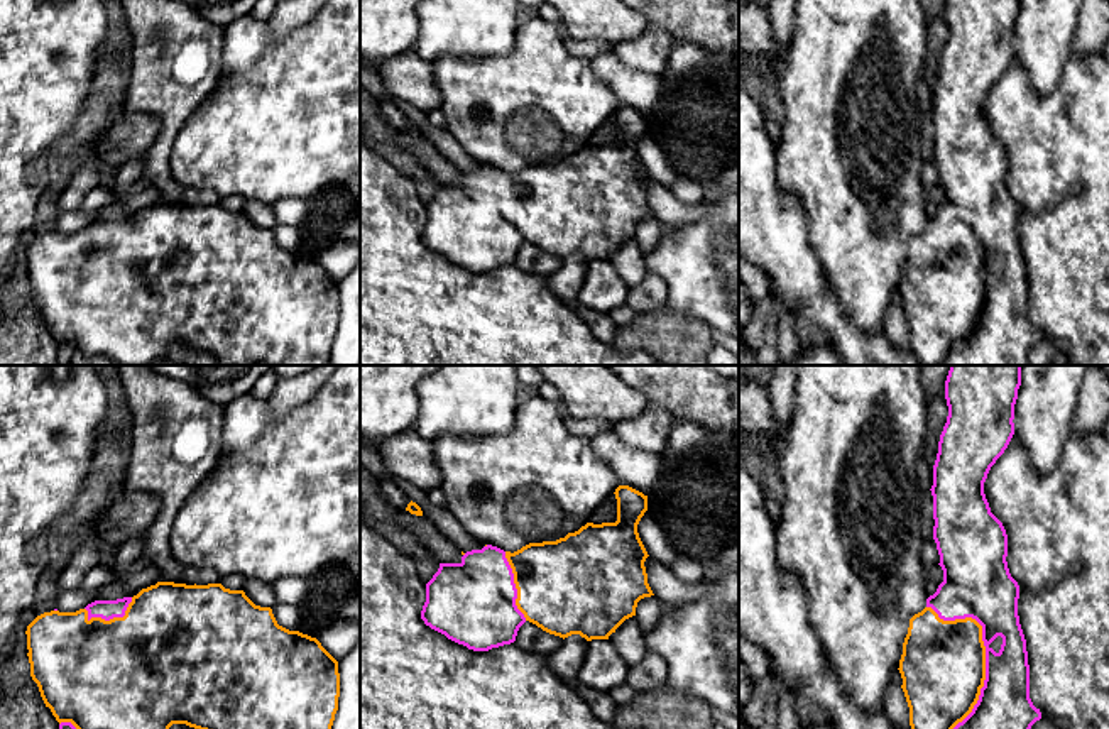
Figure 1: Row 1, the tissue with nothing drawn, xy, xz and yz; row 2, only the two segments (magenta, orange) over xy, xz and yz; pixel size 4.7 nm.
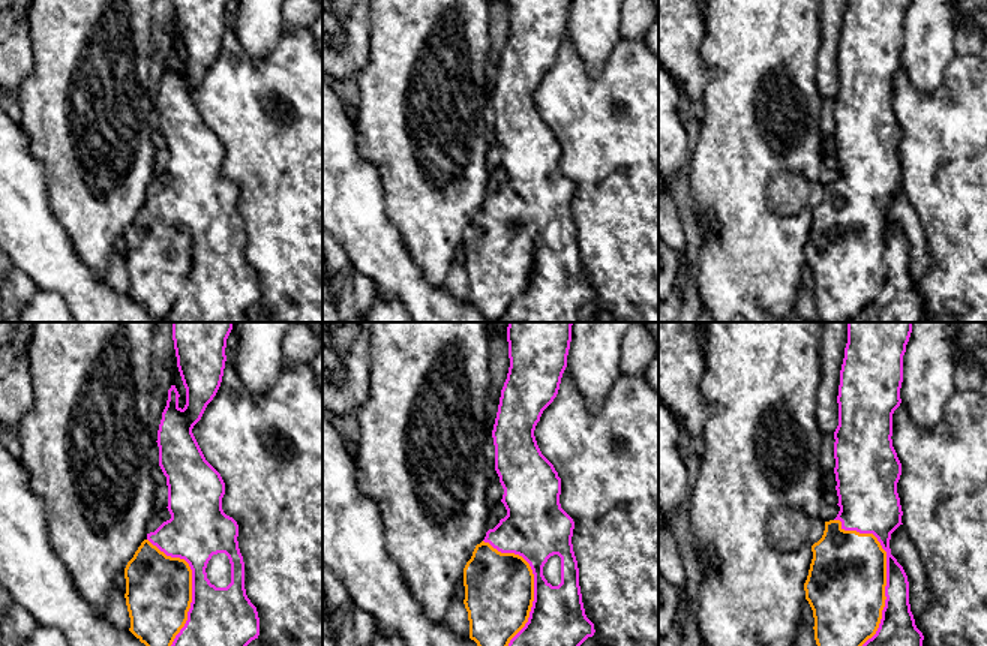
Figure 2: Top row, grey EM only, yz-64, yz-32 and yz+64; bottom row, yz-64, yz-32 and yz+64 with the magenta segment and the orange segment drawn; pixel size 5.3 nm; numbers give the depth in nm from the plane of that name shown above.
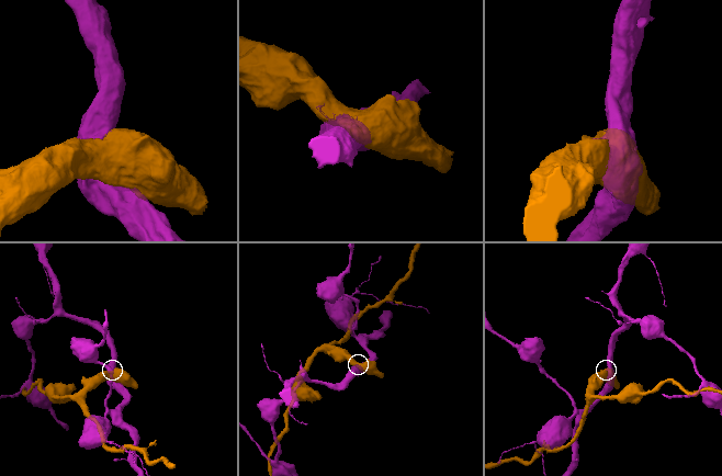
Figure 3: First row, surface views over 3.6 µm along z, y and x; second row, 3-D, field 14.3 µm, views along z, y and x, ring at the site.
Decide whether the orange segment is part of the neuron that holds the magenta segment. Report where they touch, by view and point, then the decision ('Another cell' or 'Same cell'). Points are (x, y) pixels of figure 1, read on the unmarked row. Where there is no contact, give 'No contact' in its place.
Touches magenta at yz (986, 279). Another cell

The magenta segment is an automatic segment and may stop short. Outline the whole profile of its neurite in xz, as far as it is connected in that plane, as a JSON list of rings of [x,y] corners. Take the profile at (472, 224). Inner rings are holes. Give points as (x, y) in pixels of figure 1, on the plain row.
[[[487,166],[467,173],[460,184],[440,184],[426,205],[421,240],[468,271],[489,272],[514,264],[526,244],[516,220],[505,173]]]

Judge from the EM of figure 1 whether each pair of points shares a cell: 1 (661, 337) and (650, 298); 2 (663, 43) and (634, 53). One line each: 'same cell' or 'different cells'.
1: different cells
2: same cell

